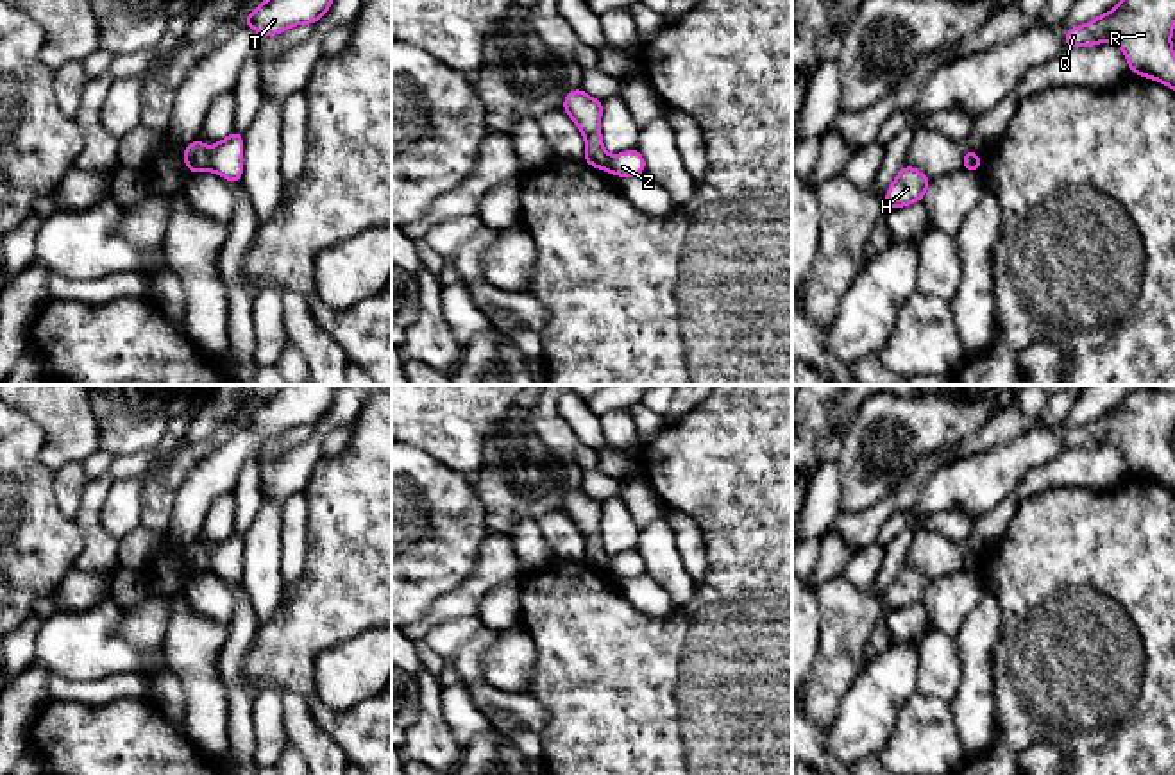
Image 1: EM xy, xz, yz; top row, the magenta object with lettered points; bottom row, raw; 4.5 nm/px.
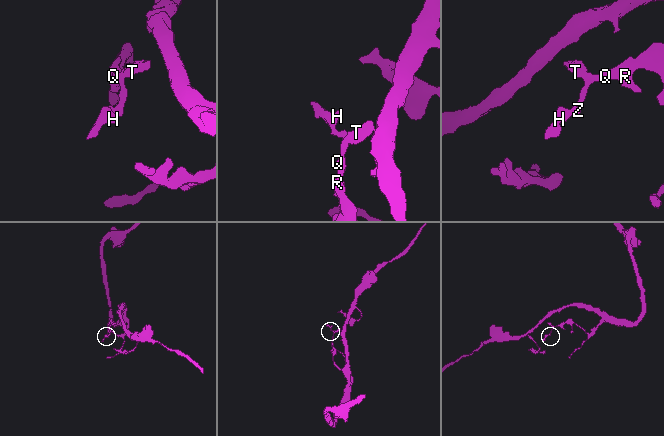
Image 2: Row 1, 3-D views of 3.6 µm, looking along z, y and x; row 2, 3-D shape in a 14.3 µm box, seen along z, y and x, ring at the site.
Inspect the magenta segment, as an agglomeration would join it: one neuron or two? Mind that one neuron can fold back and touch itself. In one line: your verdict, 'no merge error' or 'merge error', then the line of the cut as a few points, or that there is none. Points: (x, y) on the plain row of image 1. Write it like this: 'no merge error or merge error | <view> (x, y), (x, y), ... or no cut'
merge error | xy (206, 550), (208, 570)

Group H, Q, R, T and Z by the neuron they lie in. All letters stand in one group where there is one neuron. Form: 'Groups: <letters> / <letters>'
Groups: H / Q R T Z

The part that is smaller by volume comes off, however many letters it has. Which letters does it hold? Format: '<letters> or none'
H

